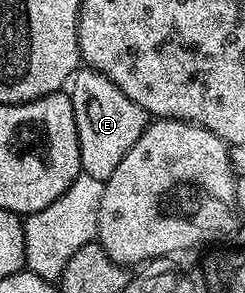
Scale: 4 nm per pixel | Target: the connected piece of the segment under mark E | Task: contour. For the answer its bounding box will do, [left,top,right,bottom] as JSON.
[70,67,150,182]

